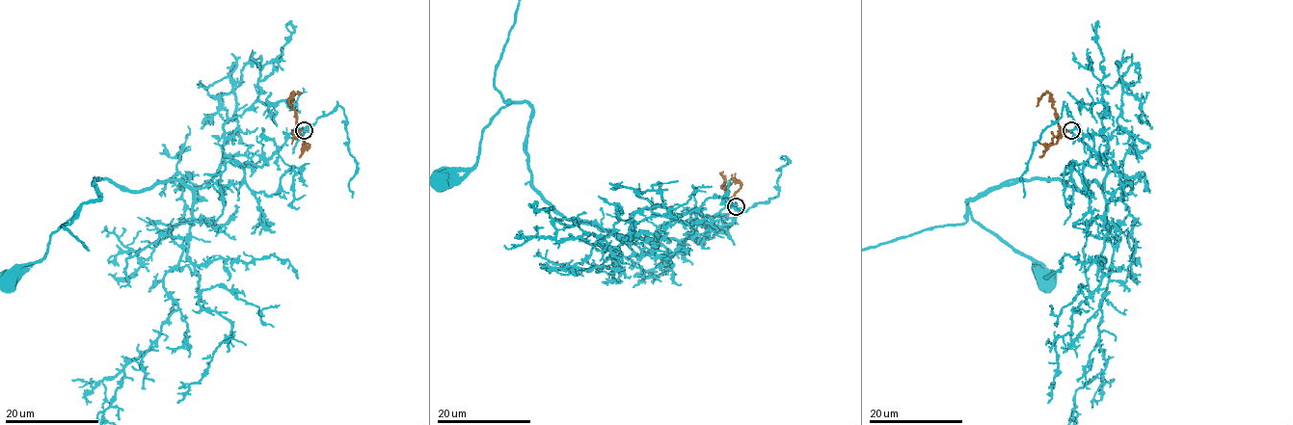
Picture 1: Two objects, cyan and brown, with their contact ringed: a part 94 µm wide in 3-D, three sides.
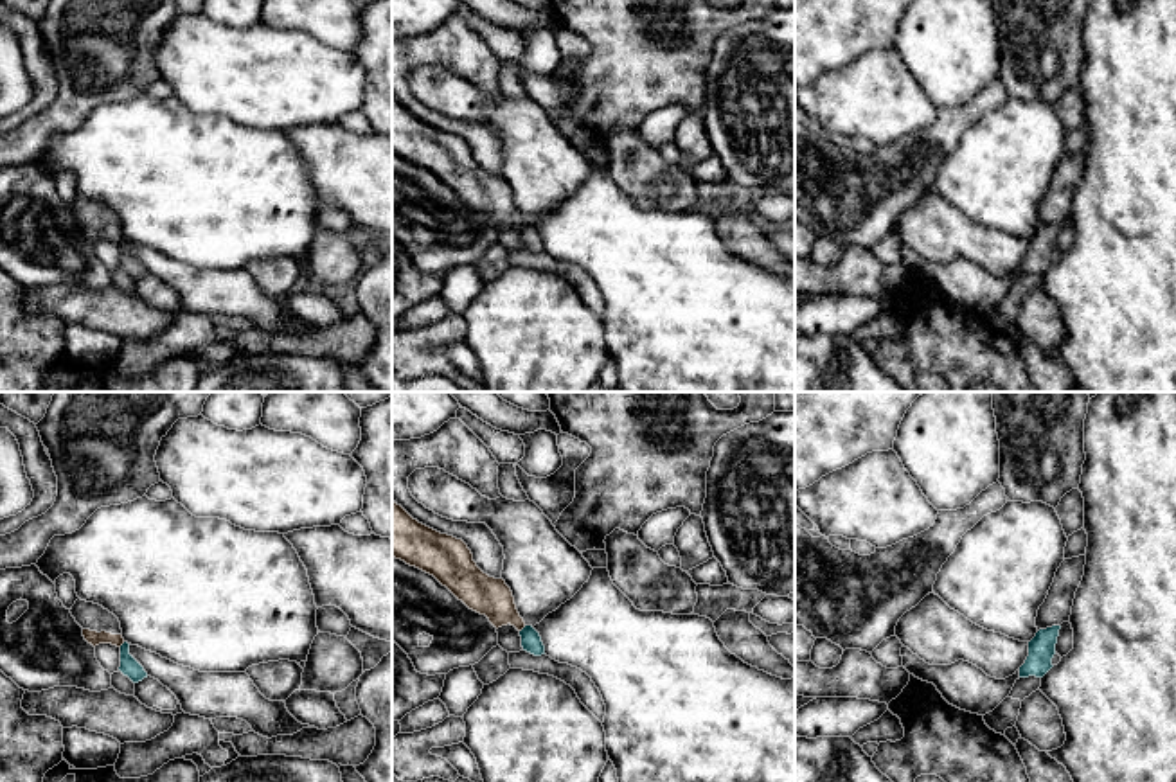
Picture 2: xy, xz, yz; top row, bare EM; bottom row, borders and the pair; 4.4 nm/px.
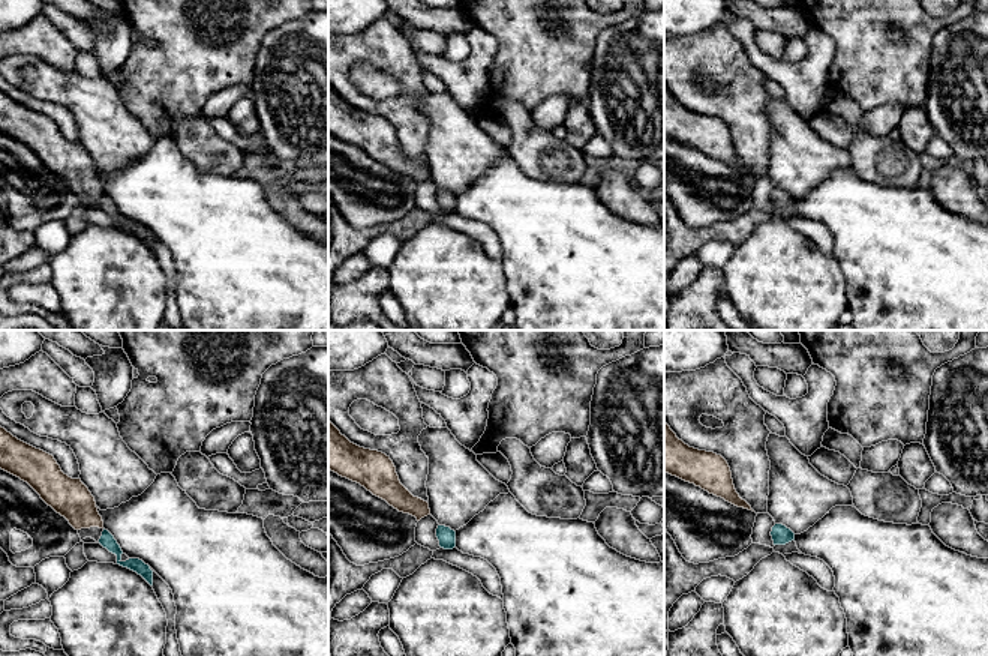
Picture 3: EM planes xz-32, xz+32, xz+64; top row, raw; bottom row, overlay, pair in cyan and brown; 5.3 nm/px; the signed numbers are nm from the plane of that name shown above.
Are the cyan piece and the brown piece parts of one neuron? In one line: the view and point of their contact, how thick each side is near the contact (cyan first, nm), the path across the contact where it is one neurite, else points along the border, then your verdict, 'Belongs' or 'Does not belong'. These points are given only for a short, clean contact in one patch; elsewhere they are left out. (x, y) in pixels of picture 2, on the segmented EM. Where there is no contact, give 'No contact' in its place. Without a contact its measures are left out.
Touches cyan at xz (522, 630). Thickness 90 nm (cyan) against 170 nm. Boundary: xz (525, 626), (520, 631). Does not belong

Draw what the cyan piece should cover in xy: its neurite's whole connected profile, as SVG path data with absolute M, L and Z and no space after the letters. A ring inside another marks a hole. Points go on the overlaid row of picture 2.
M124 642L120 645L120 667L119 671L128 676L133 683L142 681L144 678L147 678L147 672L144 671L144 667L129 654L129 644Z

